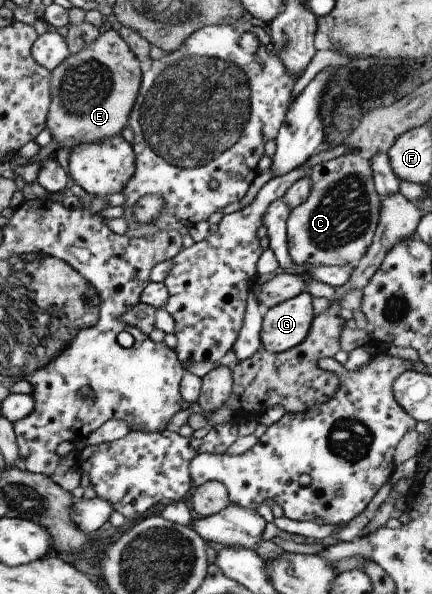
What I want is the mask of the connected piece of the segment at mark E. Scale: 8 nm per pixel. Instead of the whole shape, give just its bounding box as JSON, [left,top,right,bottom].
[44,30,142,157]

